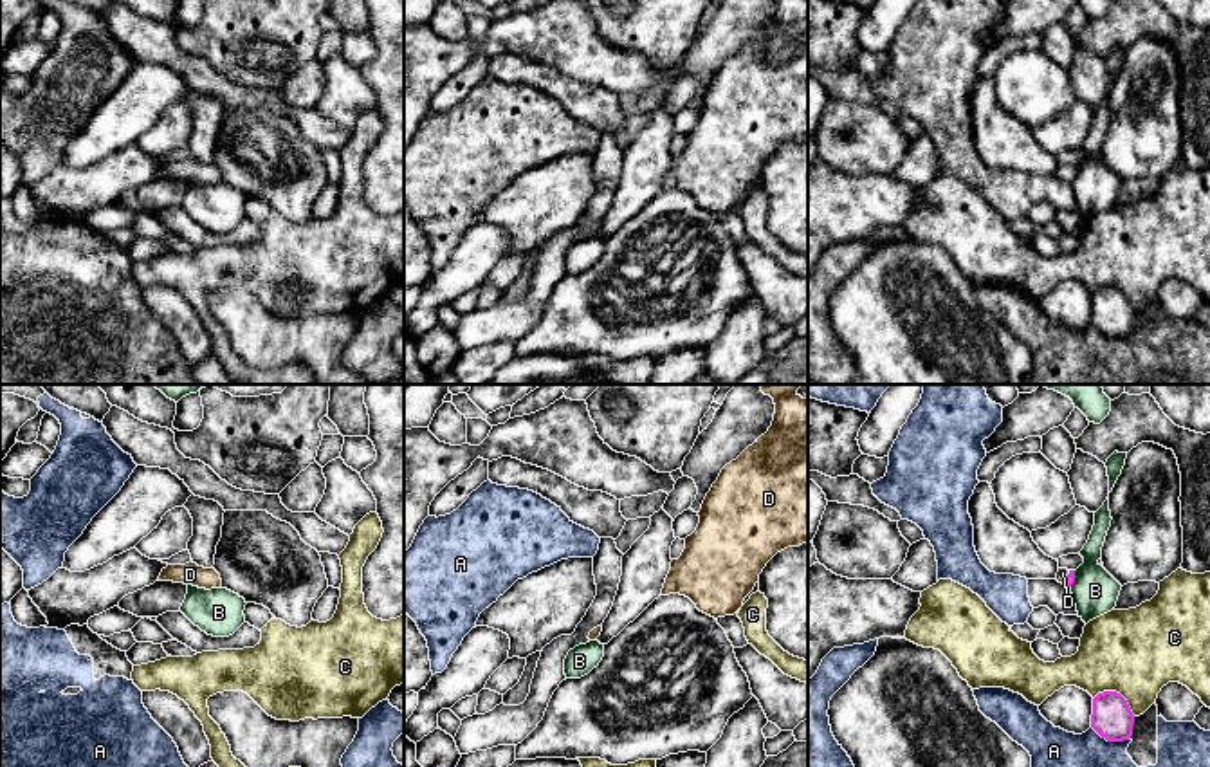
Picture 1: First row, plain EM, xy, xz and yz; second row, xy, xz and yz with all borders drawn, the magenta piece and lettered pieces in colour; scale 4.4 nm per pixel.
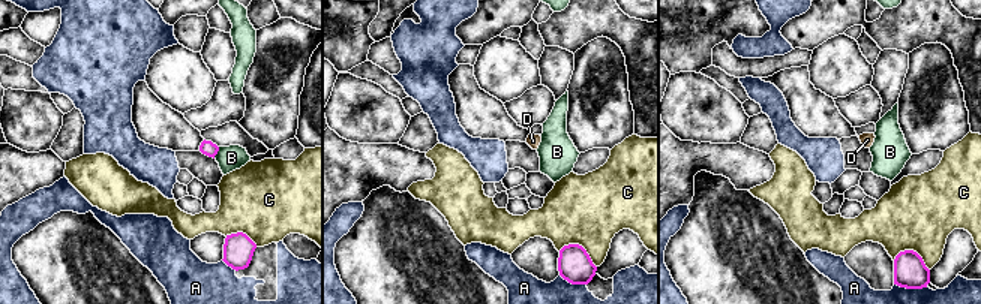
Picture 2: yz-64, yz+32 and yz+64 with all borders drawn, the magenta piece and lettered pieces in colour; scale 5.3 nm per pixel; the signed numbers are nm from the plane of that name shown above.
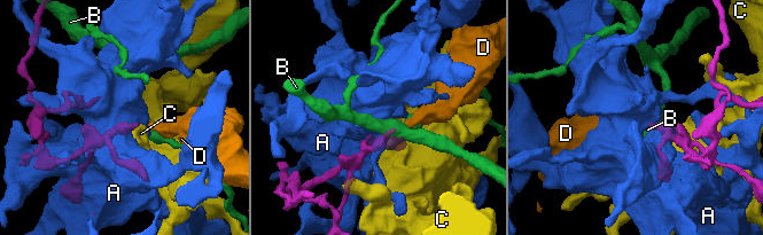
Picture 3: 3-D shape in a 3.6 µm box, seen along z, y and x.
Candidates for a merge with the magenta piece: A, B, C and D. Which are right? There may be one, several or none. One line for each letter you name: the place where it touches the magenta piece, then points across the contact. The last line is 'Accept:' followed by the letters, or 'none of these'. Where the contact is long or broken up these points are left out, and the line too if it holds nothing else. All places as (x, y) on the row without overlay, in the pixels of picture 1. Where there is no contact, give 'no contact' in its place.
D: meets magenta in yz at (1066, 174); runs through yz (1070, 174), (1066, 174), (1063, 168)
Accept: D

